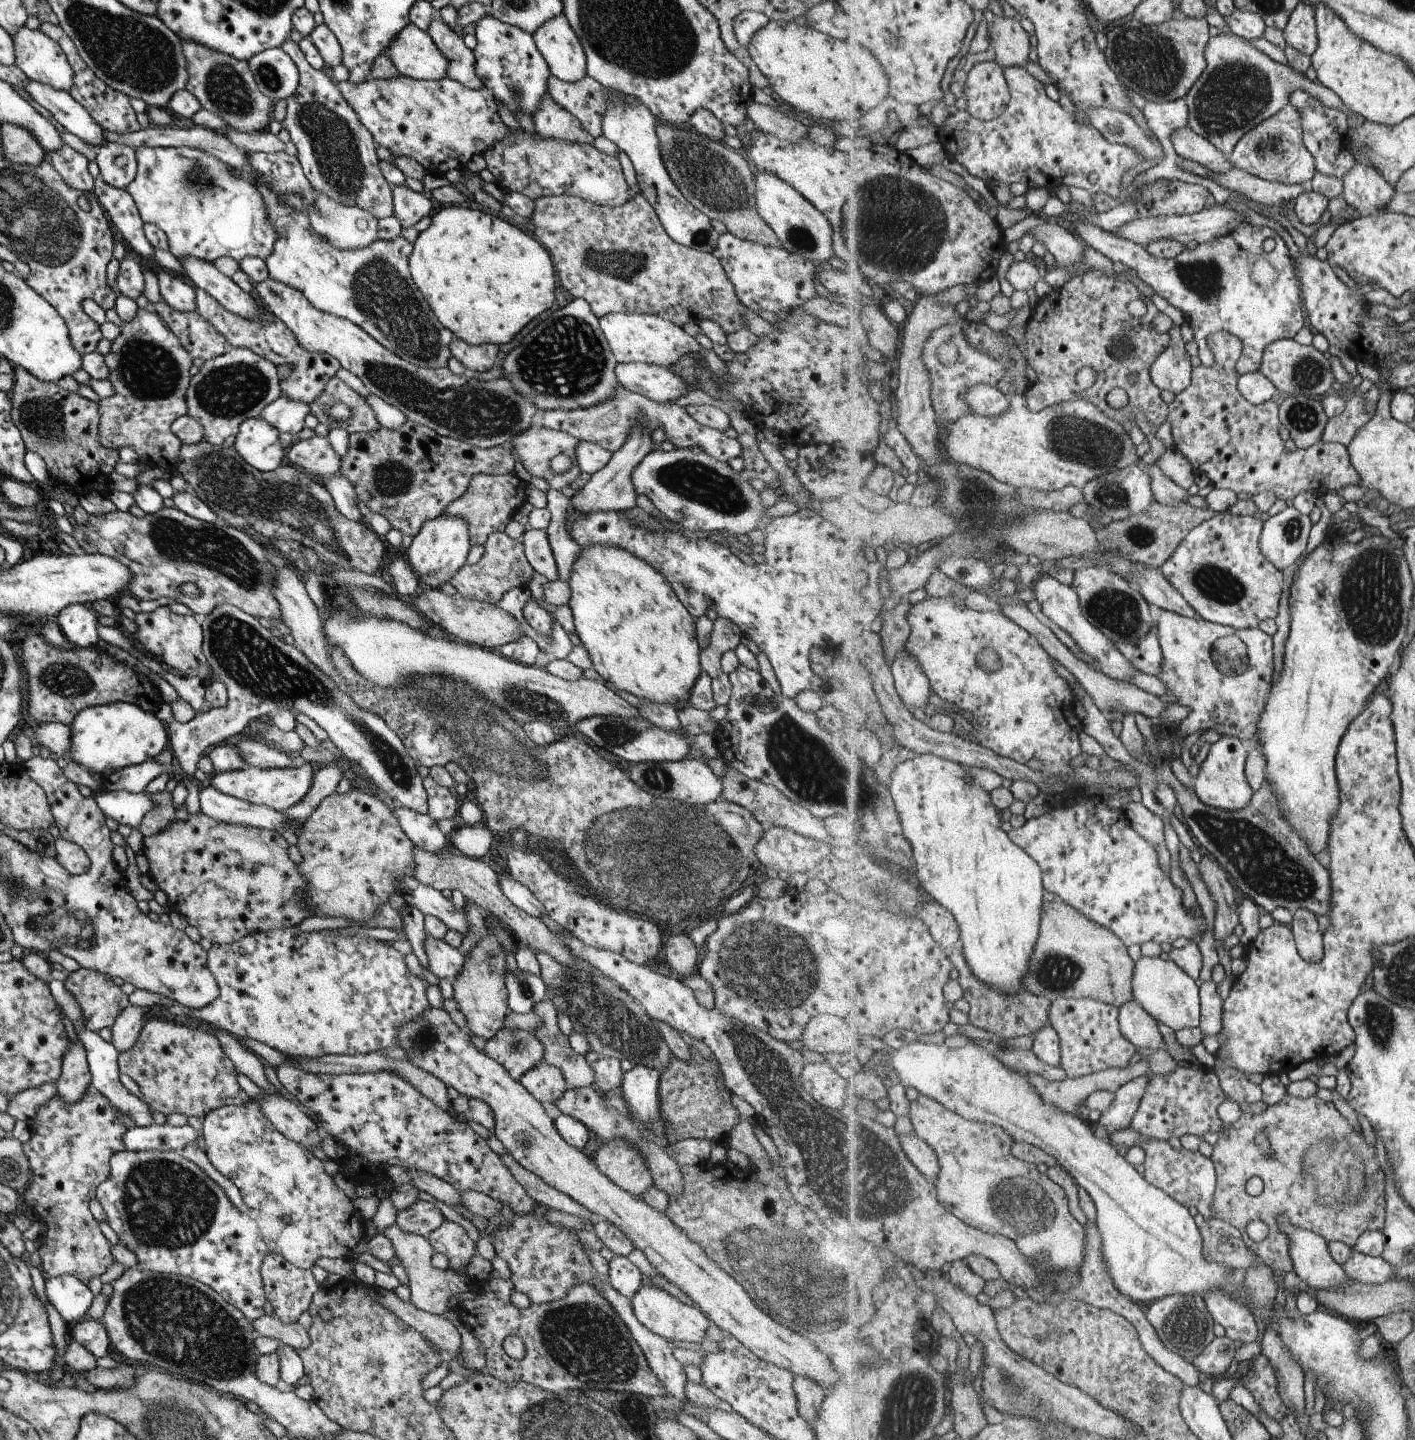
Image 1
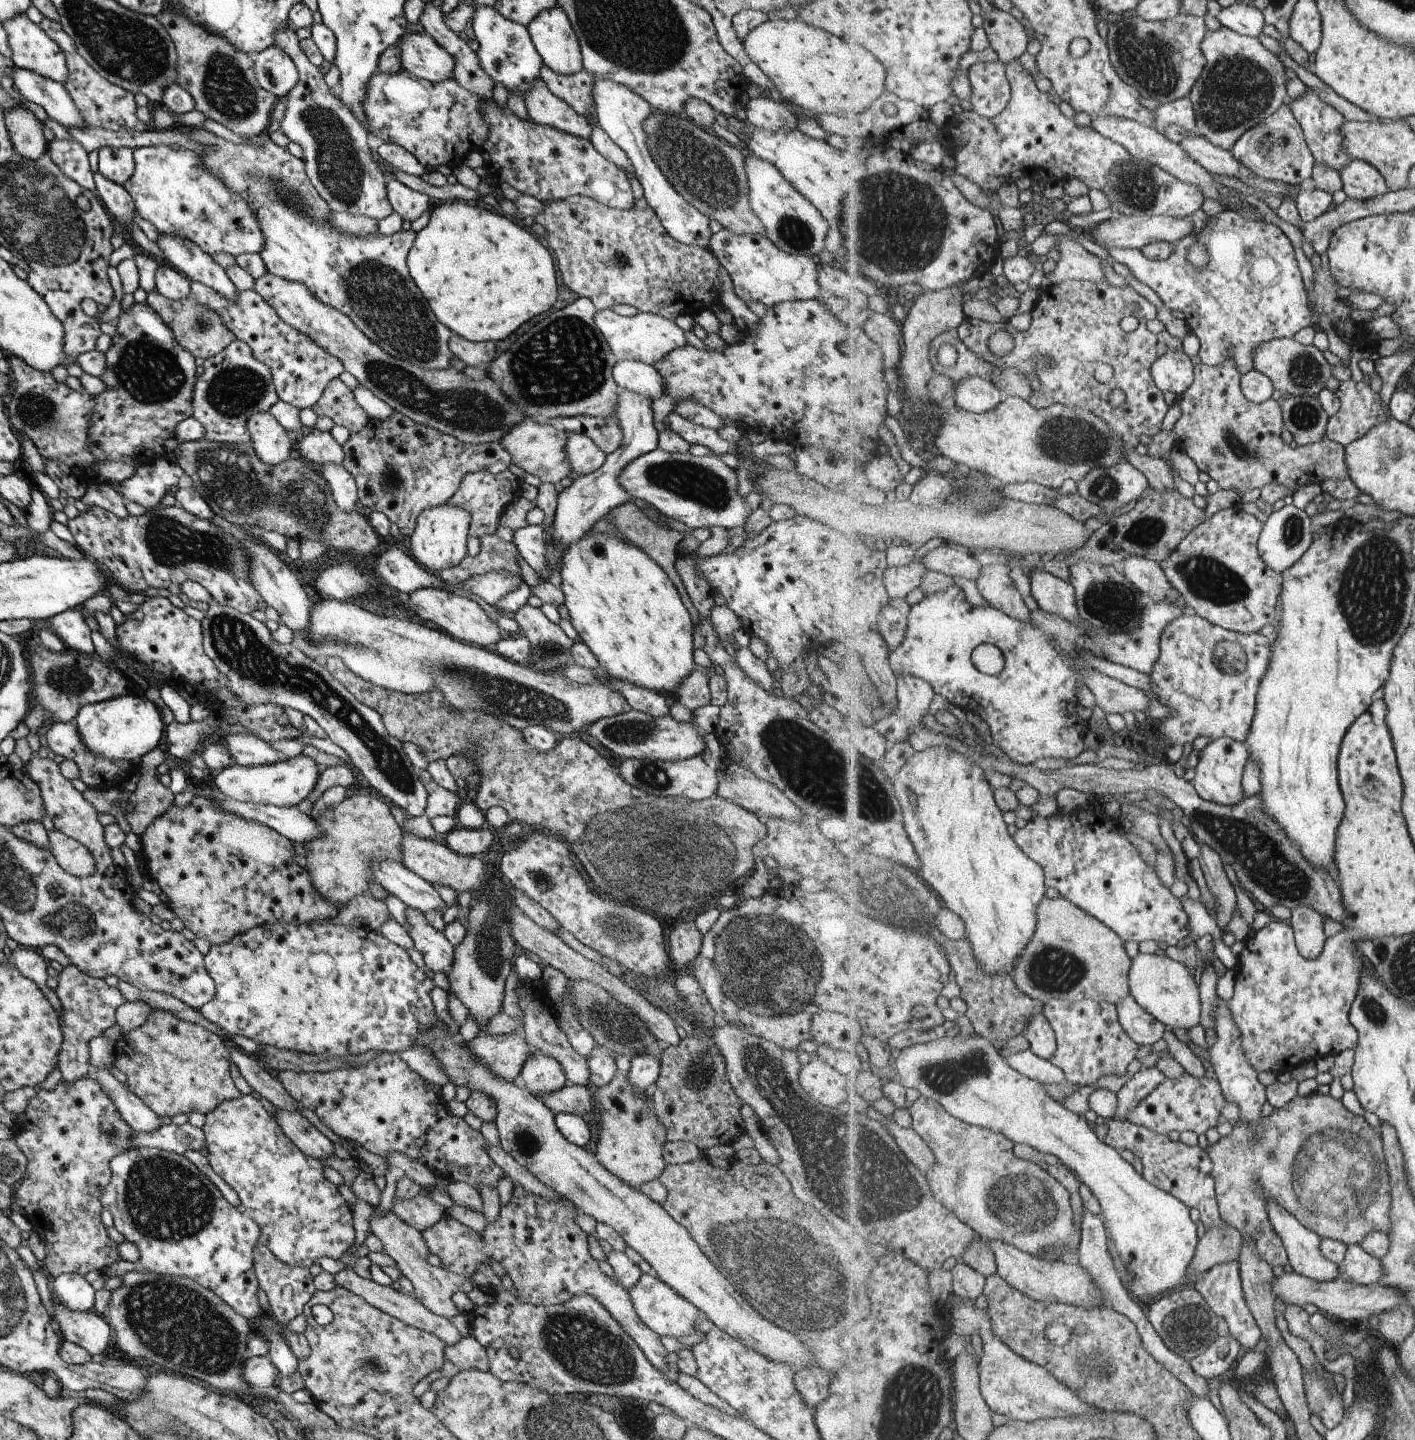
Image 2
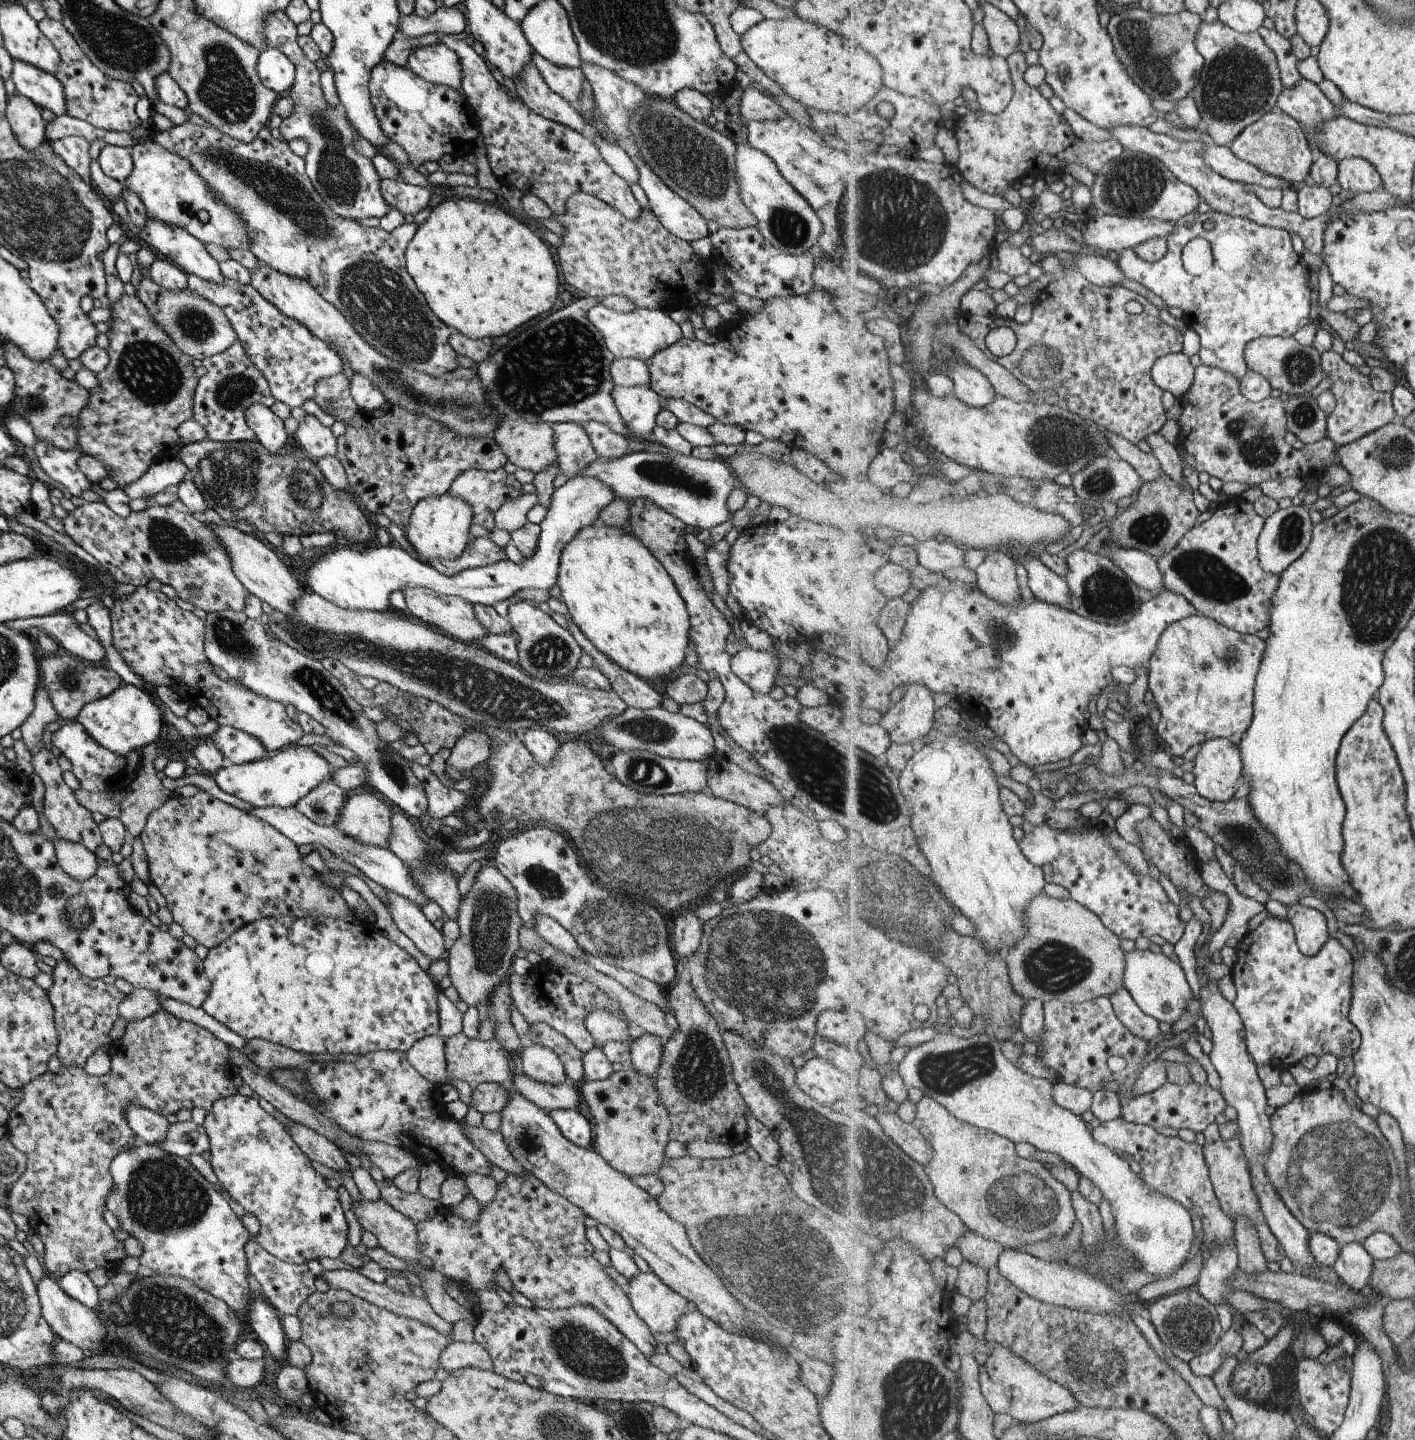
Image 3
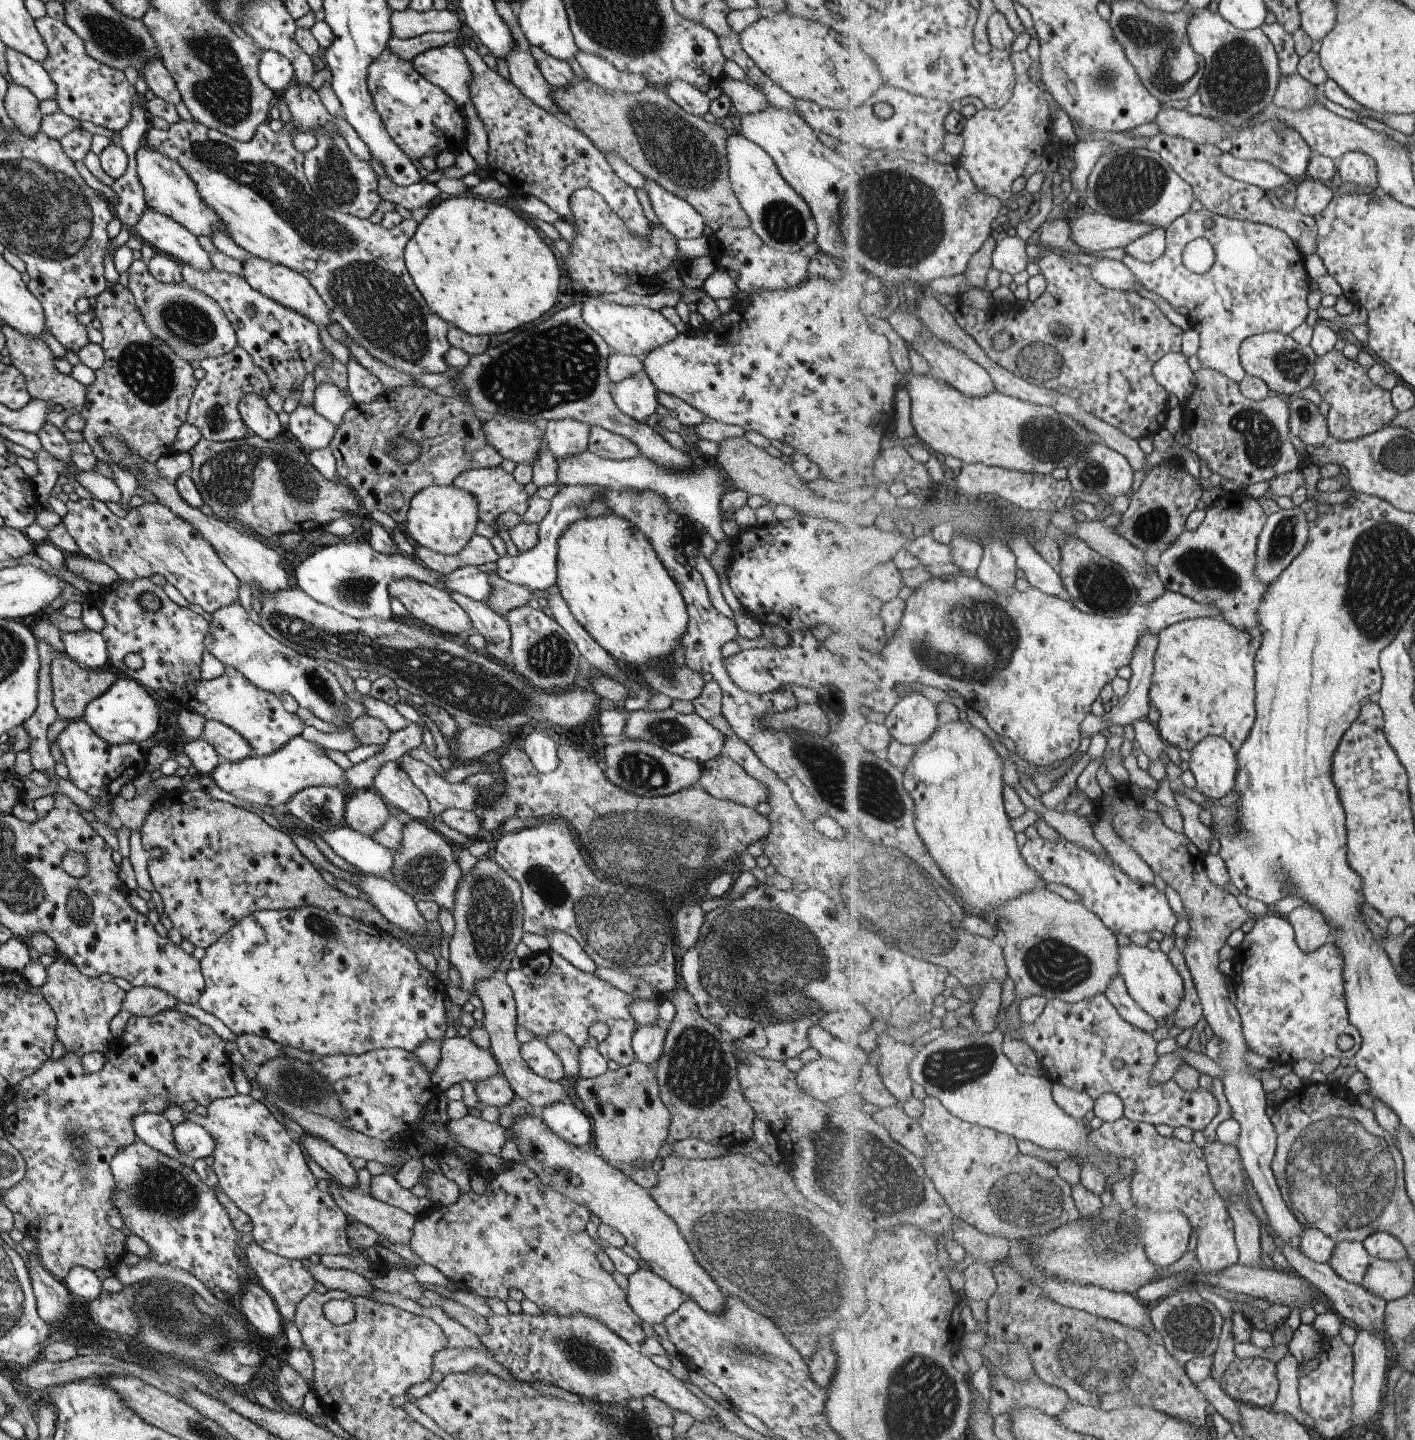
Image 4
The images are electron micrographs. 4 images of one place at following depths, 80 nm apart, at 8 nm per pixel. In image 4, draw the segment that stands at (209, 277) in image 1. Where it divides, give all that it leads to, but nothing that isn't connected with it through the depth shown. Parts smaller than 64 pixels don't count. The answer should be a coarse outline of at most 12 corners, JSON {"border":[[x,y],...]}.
{"border":[[145,207],[134,227],[141,240],[179,265],[213,268],[196,236]]}

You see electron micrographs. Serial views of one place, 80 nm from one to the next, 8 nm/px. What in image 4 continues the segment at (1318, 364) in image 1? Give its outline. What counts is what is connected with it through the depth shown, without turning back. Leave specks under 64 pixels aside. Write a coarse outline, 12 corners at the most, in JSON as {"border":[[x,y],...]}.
{"border":[[1280,332],[1243,342],[1247,375],[1292,399],[1314,384],[1318,356]]}

